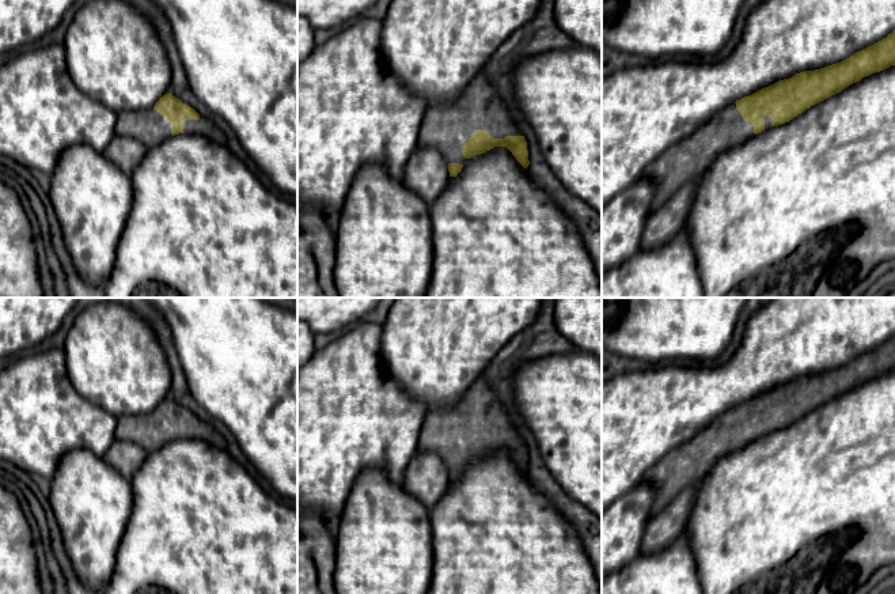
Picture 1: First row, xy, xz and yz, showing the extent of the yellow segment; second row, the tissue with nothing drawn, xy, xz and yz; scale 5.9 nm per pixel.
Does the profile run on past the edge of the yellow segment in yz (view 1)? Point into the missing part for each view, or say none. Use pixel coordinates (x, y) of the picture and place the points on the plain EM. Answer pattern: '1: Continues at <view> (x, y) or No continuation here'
1: Continues at yz (679, 468)

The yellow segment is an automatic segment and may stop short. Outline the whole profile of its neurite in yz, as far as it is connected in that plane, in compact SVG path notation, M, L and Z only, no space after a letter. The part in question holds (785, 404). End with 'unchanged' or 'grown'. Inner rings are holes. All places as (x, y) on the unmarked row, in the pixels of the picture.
M895 334L841 367L796 378L731 408L698 431L689 442L668 451L644 474L642 480L656 488L651 518L670 506L684 488L702 478L721 457L752 443L765 434L789 427L811 410L891 370L895 370Z; grown

